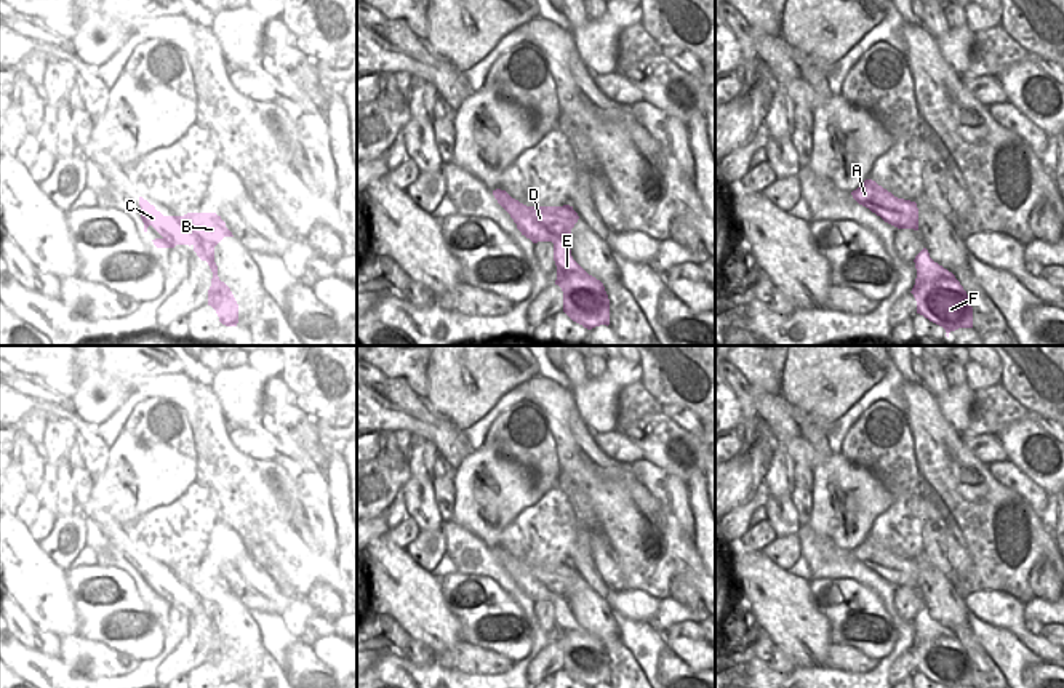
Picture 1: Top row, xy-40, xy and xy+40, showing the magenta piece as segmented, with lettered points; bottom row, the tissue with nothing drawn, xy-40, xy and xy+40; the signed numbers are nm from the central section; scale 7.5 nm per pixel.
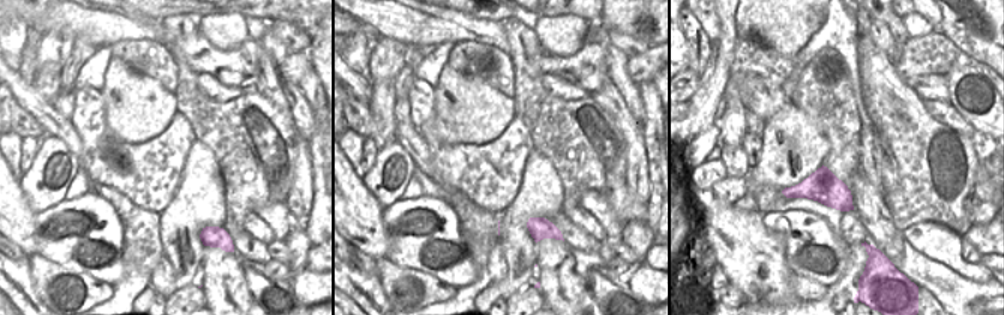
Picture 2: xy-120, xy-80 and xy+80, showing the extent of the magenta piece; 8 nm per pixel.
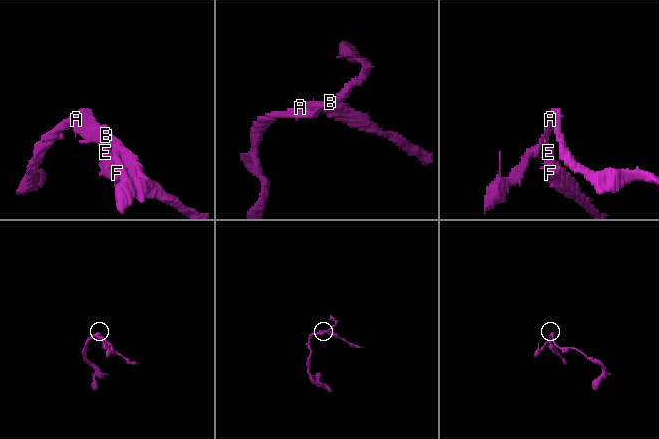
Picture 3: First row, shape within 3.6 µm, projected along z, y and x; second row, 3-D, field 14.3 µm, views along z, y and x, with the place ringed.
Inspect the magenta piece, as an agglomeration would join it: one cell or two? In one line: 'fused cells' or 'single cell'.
fused cells

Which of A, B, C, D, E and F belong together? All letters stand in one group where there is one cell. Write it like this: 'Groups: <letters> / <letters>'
Groups: A B C D / E F

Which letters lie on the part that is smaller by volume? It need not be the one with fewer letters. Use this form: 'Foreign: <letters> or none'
Foreign: E, F

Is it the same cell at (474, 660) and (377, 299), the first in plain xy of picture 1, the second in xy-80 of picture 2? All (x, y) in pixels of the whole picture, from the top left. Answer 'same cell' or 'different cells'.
different cells

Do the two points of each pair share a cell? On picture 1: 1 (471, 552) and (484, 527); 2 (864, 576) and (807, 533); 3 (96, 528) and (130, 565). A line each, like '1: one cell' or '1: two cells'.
1: two cells
2: one cell
3: one cell

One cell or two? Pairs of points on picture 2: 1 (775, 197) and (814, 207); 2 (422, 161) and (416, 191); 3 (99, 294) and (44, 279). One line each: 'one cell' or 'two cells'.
1: one cell
2: two cells
3: one cell

